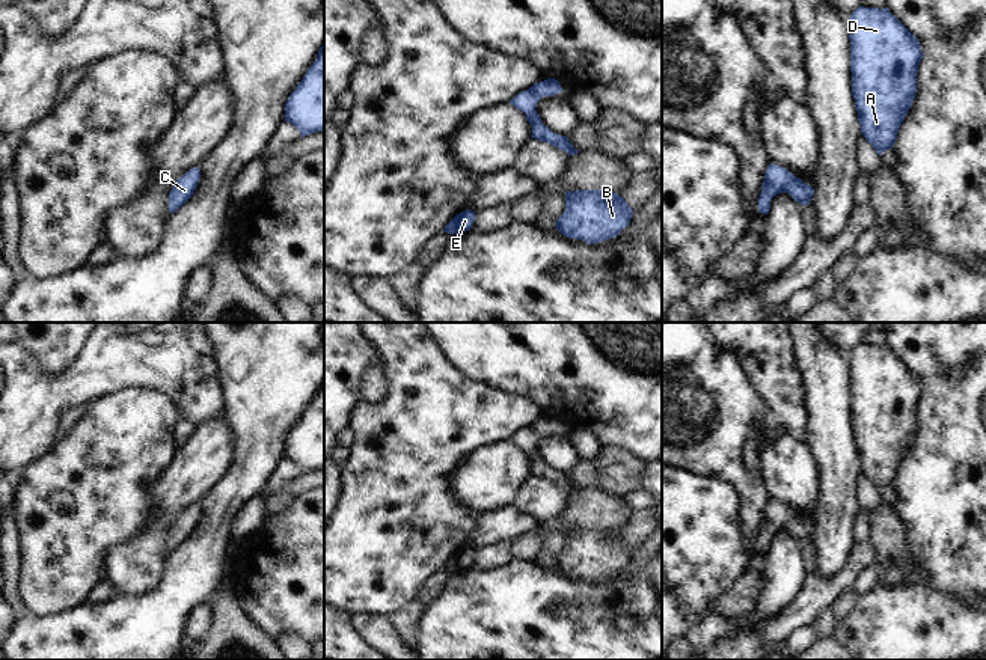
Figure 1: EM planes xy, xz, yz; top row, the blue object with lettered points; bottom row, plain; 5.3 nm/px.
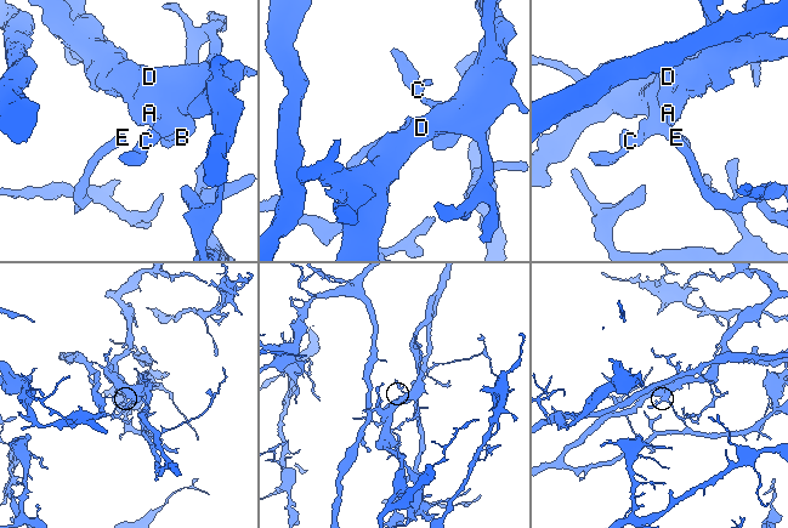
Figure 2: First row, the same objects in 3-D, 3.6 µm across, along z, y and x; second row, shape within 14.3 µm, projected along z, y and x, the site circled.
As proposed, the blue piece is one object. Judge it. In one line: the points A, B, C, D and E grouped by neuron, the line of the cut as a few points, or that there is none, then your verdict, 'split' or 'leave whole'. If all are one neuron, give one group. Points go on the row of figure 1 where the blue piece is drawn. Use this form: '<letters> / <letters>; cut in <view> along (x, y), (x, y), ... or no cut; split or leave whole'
A B C D E; no cut; leave whole

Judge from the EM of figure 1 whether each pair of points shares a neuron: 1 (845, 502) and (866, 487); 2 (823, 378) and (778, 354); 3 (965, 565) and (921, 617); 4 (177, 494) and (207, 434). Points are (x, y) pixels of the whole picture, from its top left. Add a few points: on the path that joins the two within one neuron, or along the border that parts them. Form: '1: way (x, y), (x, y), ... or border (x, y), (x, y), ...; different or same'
1: border (861, 472), (858, 476), (860, 507); different
2: border (790, 338), (807, 400); different
3: border (906, 583), (927, 583), (952, 597); different
4: way (187, 479), (207, 455), (207, 449); same

